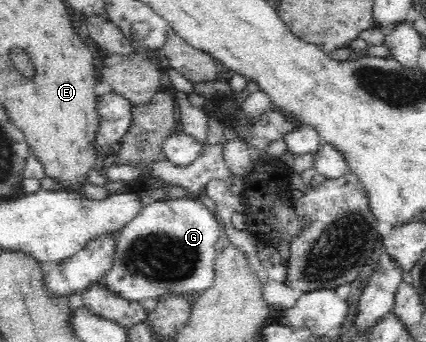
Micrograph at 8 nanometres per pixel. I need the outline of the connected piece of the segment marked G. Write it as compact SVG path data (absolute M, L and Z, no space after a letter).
M198 195L154 200L143 205L138 213L120 229L114 267L100 280L106 282L106 286L112 288L114 294L130 300L141 301L152 298L157 301L157 297L166 292L182 292L184 296L194 297L210 287L213 282L216 257L214 245L223 232L224 228L216 213L212 213Z

